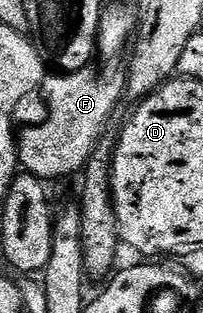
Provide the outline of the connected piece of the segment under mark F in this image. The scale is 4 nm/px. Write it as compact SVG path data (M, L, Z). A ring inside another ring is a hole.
M94 69L84 71L71 71L69 73L47 74L40 88L40 96L46 102L46 120L35 127L21 128L17 136L18 162L21 170L28 175L34 175L37 179L51 181L50 179L62 179L65 175L74 175L83 170L90 162L94 149L99 139L103 138L106 122L114 111L118 102L123 102L126 90L126 77L120 70L102 71L97 75Z

